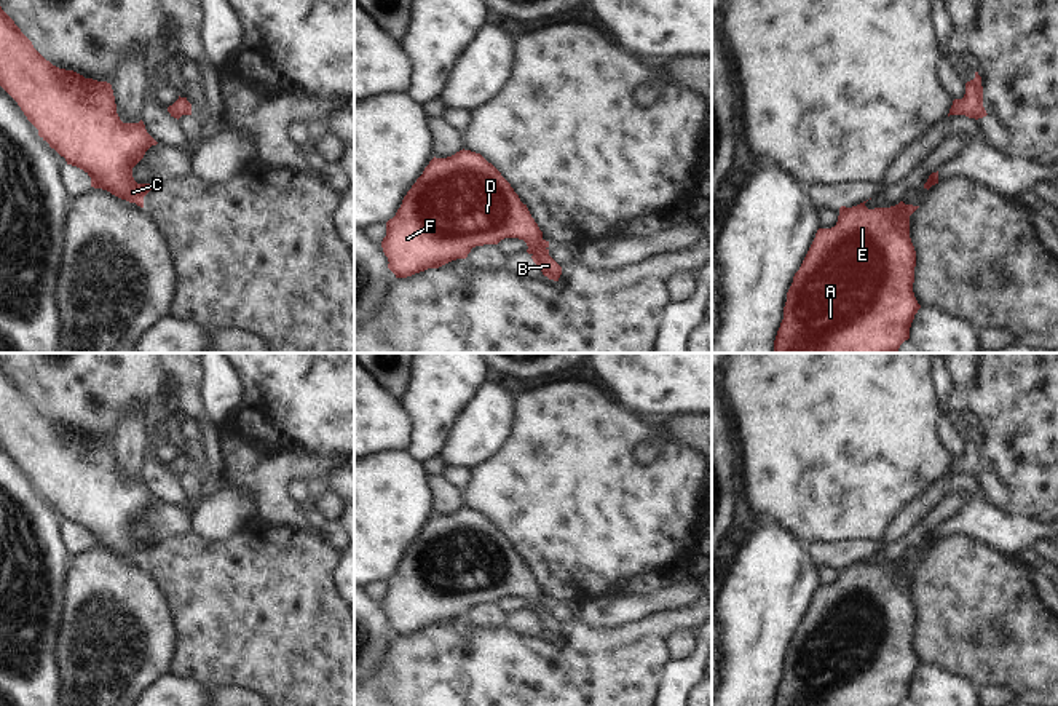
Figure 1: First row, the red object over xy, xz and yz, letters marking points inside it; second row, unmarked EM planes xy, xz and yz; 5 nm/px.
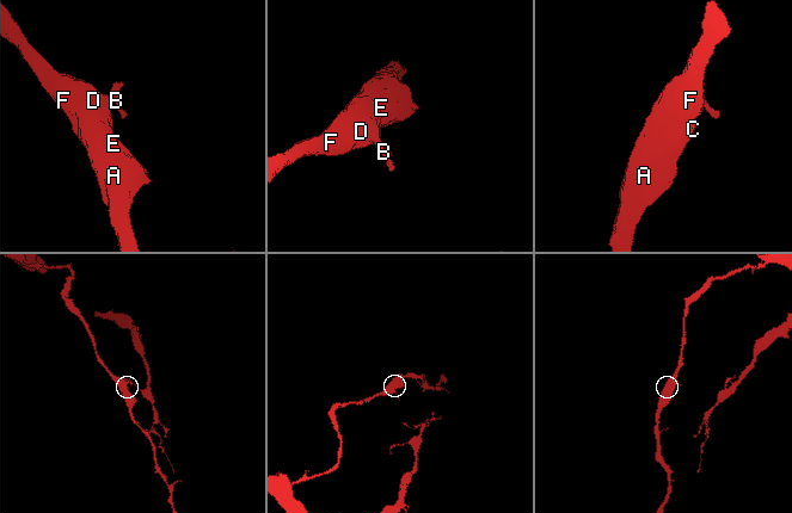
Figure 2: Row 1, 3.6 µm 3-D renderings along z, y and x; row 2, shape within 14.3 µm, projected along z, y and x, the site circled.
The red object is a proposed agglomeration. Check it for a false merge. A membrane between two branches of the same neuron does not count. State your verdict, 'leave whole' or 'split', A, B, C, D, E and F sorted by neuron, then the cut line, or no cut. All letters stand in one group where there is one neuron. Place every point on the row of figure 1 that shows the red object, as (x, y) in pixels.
leave whole; groups A B C D E F; cut none

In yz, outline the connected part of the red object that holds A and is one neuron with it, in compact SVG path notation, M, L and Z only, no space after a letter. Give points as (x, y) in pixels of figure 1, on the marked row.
M867 201L839 208L831 228L819 228L793 276L774 353L897 353L910 339L921 308L913 283L916 251L910 238L910 216L919 208L900 201L868 209Z

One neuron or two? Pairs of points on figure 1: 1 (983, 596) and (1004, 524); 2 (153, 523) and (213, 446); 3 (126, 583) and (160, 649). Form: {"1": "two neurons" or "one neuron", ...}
{"1": "two neurons", "2": "one neuron", "3": "one neuron"}

